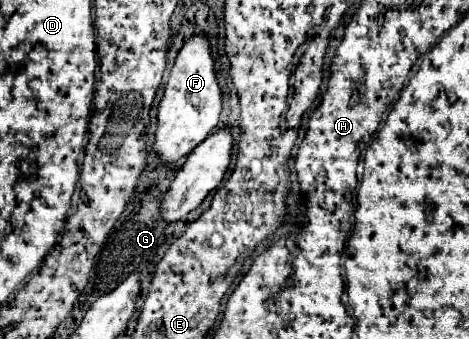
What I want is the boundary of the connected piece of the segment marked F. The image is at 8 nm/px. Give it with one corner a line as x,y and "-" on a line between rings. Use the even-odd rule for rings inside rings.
194,33
180,49
170,79
164,89
164,97
158,105
158,129
154,151
164,163
174,163
176,159
192,153
192,149
202,143
212,129
218,125
222,111
222,87
216,79
216,61
212,57
210,41
206,33

